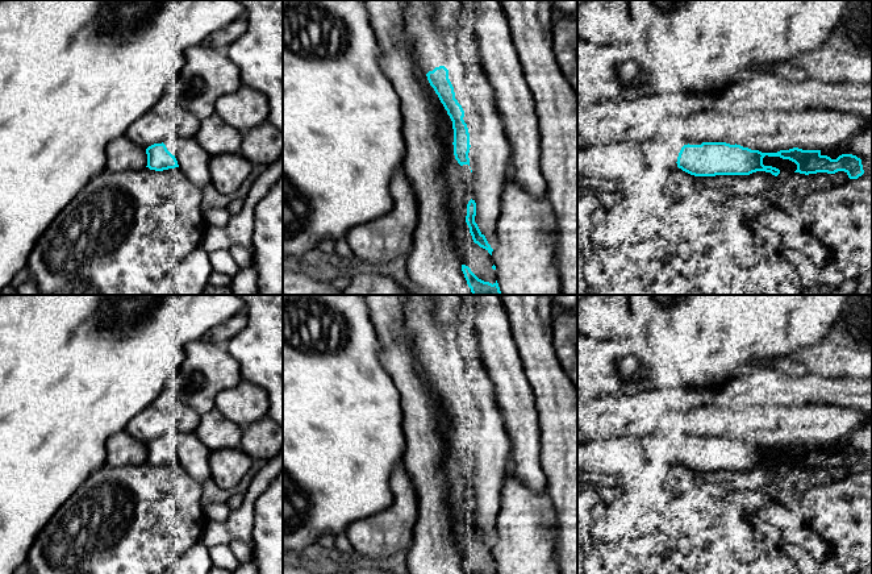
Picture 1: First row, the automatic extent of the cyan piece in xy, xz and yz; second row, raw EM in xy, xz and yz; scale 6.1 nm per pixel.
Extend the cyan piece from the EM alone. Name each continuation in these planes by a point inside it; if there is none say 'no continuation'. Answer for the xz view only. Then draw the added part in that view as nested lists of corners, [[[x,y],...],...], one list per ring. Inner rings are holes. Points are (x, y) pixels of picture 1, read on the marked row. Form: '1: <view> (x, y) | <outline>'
1: xz (418, 15) | [[[406,0],[402,9],[408,33],[414,43],[417,62],[426,75],[446,63],[446,45],[434,22],[430,0]]]

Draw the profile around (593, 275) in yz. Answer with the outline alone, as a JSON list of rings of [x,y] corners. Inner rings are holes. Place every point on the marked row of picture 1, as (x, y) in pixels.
[[[594,257],[584,267],[584,279],[589,287],[605,288],[602,269]]]

